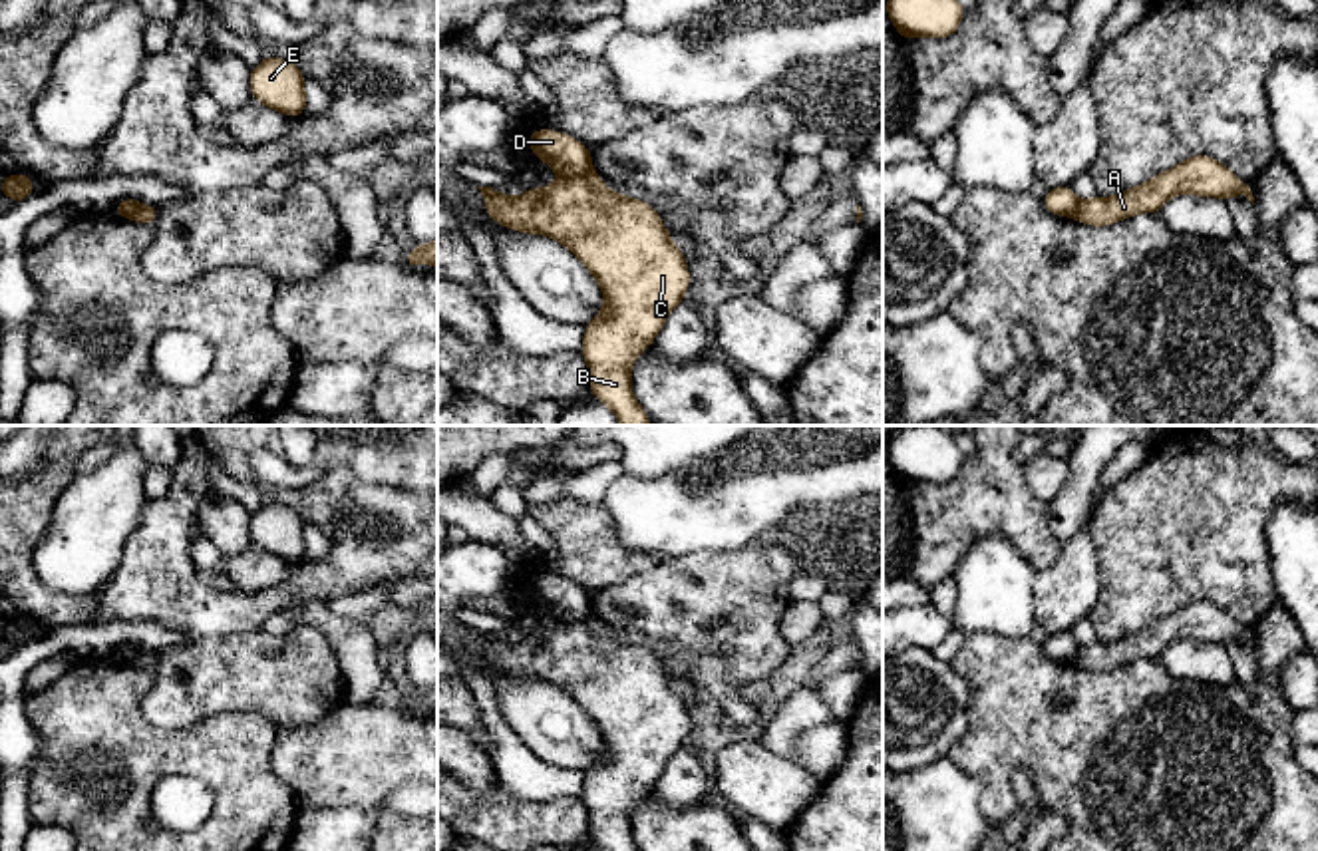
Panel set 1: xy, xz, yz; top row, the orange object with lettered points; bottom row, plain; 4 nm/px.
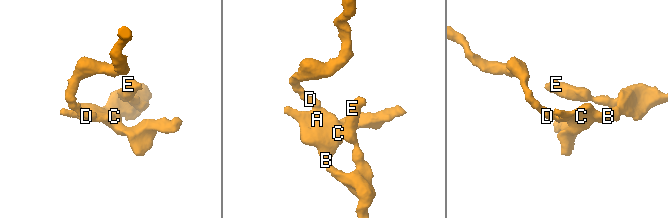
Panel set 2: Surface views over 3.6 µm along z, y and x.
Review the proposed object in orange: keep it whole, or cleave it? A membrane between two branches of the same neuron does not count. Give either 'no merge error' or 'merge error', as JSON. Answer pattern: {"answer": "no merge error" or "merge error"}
{"answer": "merge error"}

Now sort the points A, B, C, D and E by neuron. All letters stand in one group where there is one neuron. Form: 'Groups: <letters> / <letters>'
Groups: A B C E / D

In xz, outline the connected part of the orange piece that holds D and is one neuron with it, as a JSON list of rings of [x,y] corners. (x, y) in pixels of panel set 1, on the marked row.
[[[535,129],[527,135],[531,151],[561,177],[592,171],[592,151],[557,129]]]

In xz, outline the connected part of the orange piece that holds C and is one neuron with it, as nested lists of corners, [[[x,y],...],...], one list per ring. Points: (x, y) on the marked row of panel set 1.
[[[594,171],[561,177],[549,187],[527,189],[519,197],[507,197],[493,187],[477,189],[485,197],[491,221],[511,231],[557,239],[590,270],[600,284],[604,306],[582,328],[580,354],[588,364],[588,388],[600,404],[616,414],[622,426],[650,426],[650,416],[632,394],[632,364],[654,342],[666,316],[684,300],[690,284],[686,256],[672,243],[656,209],[606,189]]]

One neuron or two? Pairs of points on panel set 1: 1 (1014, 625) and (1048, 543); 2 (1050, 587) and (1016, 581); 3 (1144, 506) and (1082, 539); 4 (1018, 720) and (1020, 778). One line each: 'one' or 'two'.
1: two
2: two
3: two
4: two

